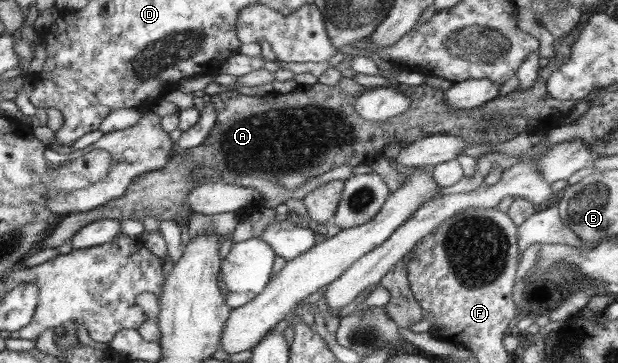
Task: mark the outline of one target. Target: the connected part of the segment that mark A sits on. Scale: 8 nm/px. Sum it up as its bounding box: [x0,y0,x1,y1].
[37,36,576,249]

